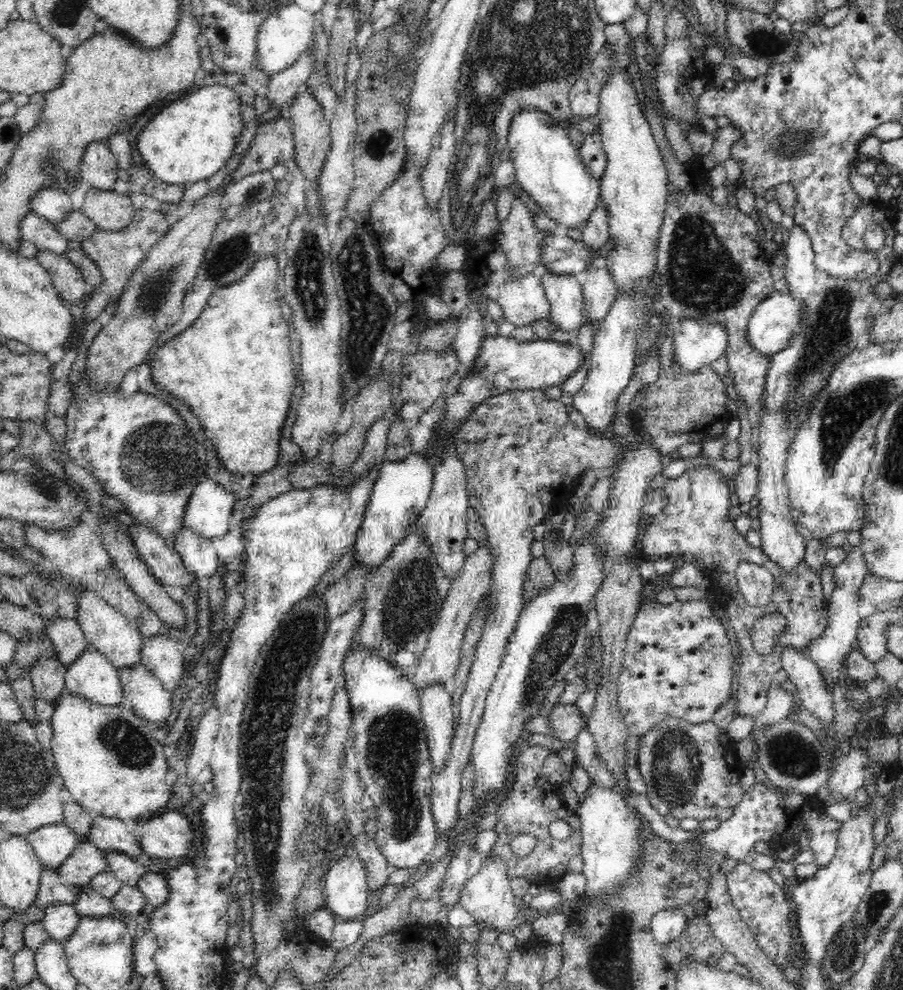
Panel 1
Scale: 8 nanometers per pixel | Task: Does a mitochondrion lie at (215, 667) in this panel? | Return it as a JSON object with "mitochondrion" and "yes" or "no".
{"mitochondrion":"no"}

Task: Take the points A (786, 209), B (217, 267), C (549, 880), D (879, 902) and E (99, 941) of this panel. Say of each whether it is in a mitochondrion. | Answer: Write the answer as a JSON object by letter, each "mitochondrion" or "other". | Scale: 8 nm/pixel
{"A":"other","B":"mitochondrion","C":"other","D":"mitochondrion","E":"mitochondrion"}

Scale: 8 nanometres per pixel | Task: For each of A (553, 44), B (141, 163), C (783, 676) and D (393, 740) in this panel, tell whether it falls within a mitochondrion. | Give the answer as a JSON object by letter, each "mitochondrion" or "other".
{"A":"mitochondrion","B":"other","C":"other","D":"mitochondrion"}

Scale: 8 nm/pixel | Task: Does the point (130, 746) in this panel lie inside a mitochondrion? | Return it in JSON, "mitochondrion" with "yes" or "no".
{"mitochondrion":"yes"}

